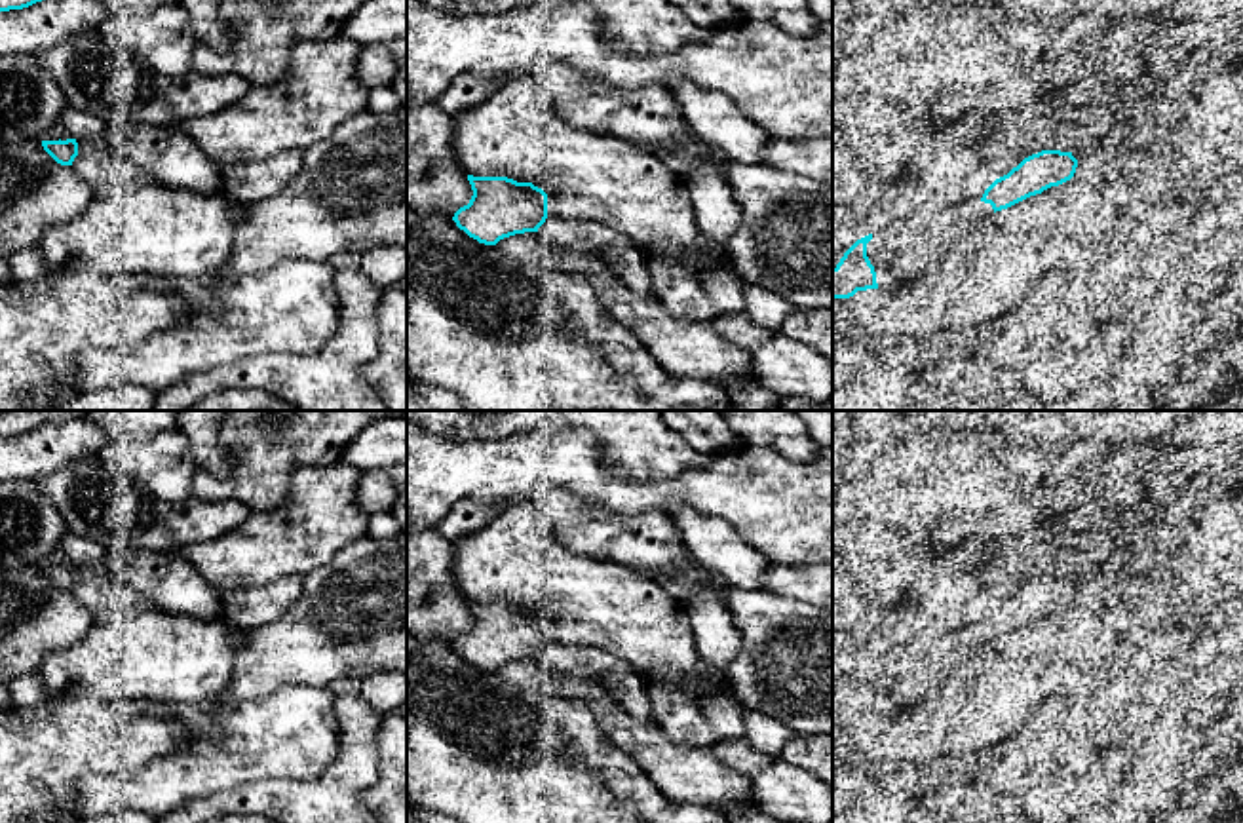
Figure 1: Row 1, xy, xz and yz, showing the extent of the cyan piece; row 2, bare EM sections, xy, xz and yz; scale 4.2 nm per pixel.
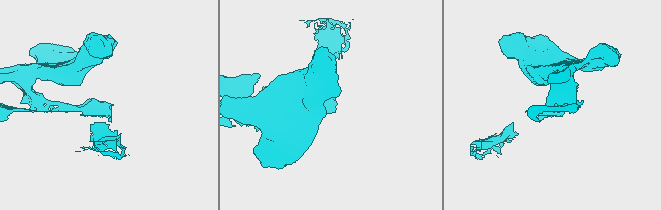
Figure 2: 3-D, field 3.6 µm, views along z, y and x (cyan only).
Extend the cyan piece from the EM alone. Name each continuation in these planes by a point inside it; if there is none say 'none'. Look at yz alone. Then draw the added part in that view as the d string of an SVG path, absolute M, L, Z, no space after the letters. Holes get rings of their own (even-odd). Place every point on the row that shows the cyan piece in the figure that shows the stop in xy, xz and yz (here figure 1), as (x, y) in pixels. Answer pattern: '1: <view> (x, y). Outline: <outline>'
1: yz (901, 251). Outline: M981 200L939 209L926 203L920 211L882 226L867 243L867 257L882 291L895 291L926 272L994 213Z

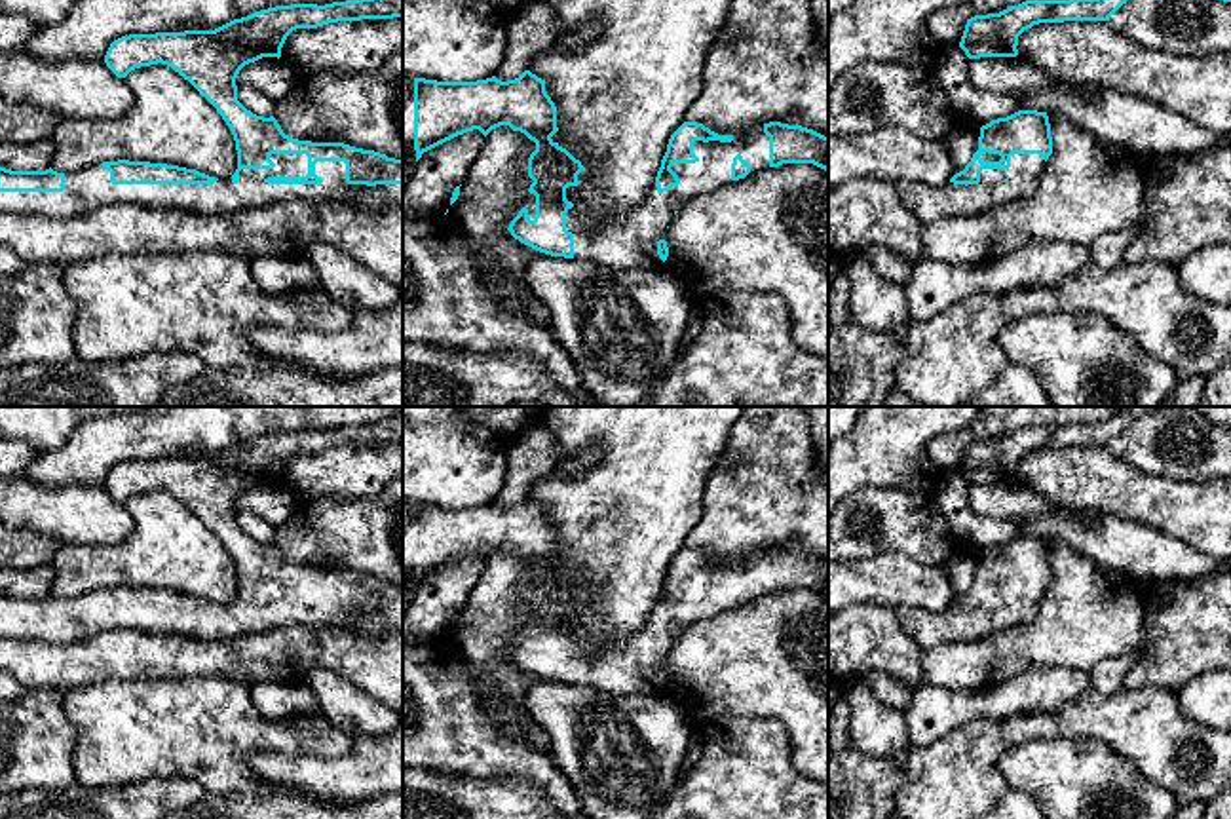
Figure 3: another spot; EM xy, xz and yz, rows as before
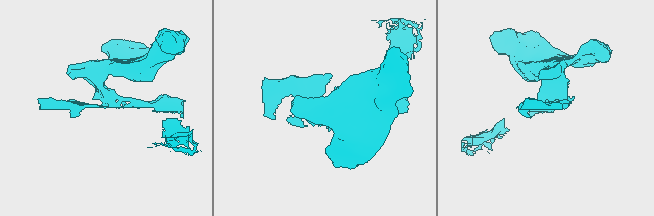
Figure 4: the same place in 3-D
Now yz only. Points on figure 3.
1: yz (927, 204). Outline: M1013 154L1009 169L982 169L978 184L931 186L912 179L900 179L893 184L902 205L921 224L931 224L938 219L973 217L1032 198L1045 163L1039 154Z

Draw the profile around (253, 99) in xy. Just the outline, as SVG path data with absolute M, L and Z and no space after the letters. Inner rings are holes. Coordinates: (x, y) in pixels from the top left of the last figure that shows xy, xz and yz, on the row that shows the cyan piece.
M251 86L237 87L237 101L256 116L270 118L275 112L275 103Z

